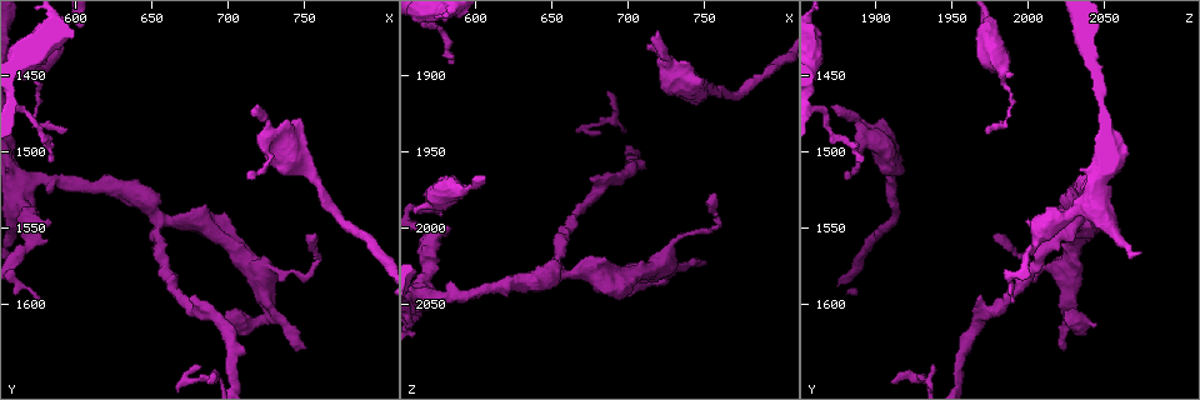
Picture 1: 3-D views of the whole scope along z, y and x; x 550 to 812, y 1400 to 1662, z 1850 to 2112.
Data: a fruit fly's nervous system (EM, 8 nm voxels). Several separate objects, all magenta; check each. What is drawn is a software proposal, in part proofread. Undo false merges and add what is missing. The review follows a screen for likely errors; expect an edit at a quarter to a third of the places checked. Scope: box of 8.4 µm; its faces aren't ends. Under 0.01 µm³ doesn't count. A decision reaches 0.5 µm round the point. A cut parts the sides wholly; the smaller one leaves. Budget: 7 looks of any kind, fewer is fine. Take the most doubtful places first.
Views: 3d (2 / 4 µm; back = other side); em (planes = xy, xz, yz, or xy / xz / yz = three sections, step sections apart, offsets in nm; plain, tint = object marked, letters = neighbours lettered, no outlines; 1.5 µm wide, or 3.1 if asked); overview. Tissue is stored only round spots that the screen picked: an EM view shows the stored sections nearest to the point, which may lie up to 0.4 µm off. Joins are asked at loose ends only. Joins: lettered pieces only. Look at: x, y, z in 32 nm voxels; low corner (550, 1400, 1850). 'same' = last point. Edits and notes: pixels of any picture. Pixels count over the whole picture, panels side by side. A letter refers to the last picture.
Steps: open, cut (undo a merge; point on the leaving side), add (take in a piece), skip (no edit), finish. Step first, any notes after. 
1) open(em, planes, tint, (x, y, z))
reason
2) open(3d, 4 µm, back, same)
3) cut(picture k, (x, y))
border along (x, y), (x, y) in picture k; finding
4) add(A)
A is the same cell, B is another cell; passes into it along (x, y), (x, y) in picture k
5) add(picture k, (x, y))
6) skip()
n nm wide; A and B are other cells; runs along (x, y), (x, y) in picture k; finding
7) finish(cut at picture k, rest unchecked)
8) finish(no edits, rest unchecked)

open(em, xy, step 4, tint, (586, 1504, 1890))
tapers out

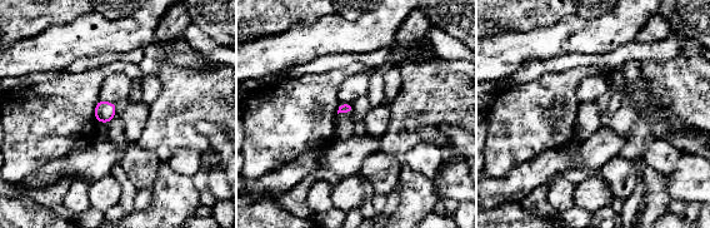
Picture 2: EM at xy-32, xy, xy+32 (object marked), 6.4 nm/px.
open(em, planes, tint, same)
another direction

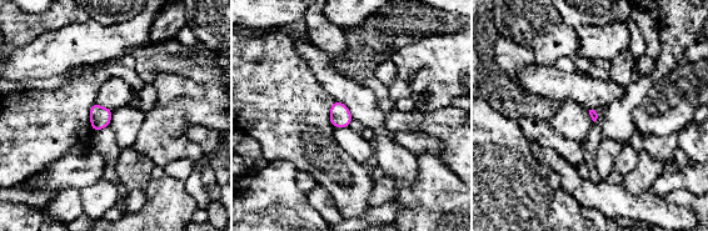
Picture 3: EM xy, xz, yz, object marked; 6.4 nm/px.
open(em, planes, letters, same)

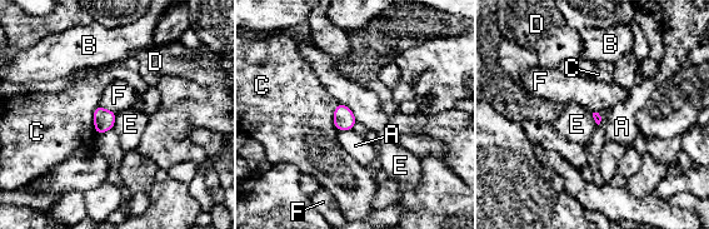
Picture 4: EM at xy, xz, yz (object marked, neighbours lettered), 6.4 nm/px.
skip()
A, B, C, D, E and F are other cells; border along (339, 103), (351, 111), (357, 122) in picture 4; no lettered piece goes on from it

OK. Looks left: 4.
open(em, yz, step 4, letters, (568, 1558, 2006))
sharp bend

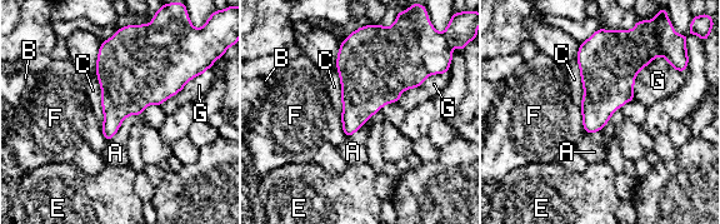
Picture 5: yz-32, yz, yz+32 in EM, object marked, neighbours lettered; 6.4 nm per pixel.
skip()
A, B, C, E, F and G are other cells; border along (95, 74), (101, 90), (101, 128) in picture 5; one neuron here

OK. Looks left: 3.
open(em, yz, step 4, tint, (592, 1486, 1972))
tapers out

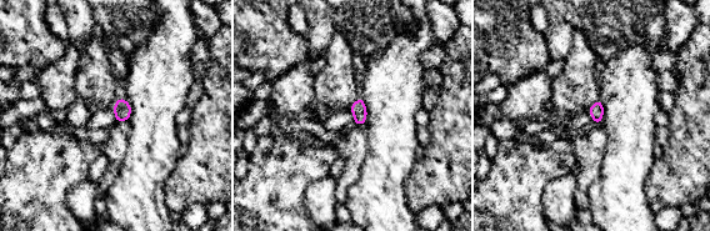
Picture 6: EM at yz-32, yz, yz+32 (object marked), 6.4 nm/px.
open(em, yz, step 4, letters, same)
see the neighbours

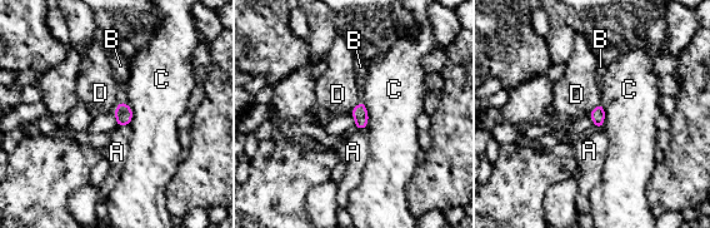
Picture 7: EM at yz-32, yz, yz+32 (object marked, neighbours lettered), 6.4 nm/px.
skip()
C touches over 180 nm; A, B, C and D are other cells; border along (600, 103), (588, 114) in picture 7; no lettered piece goes on from it

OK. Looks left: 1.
finish(no edits, rest unchecked)

